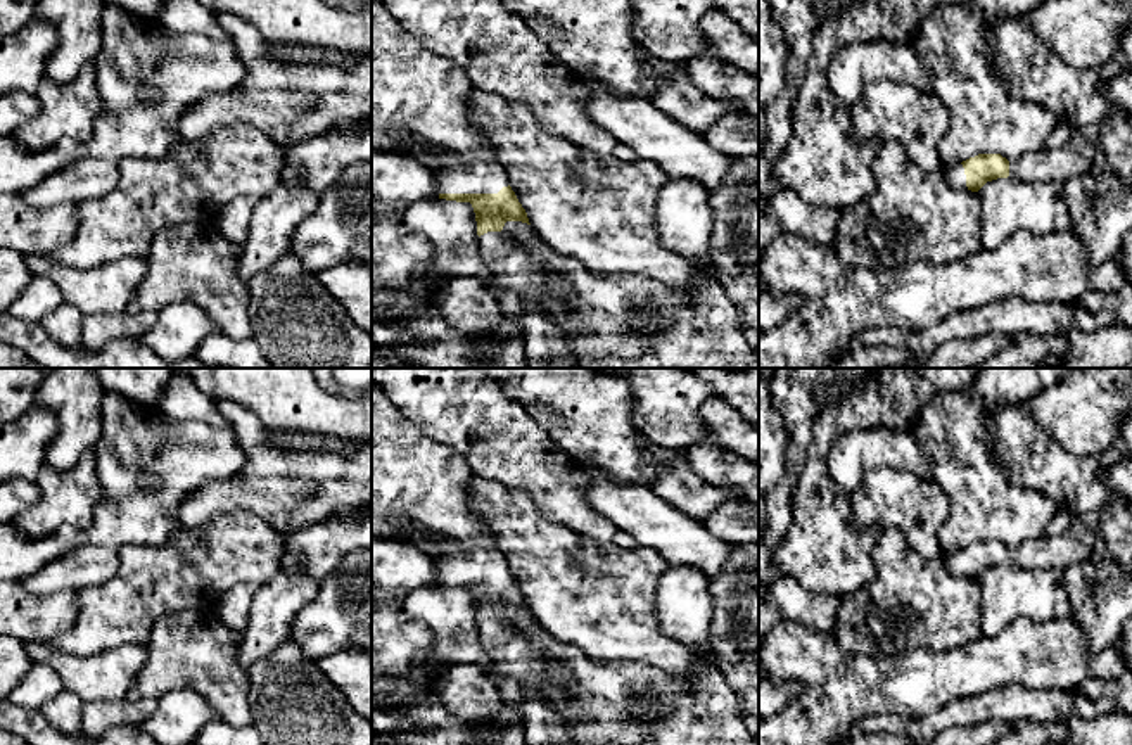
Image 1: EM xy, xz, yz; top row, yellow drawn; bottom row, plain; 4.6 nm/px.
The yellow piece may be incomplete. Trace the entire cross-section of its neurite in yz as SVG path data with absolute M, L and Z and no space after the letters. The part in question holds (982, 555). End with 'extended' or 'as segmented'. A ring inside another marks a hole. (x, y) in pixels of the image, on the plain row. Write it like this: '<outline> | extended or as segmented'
M1073 517L1072 525L1059 536L1028 539L1014 548L1001 541L978 541L963 550L945 551L945 569L971 579L978 579L987 569L1008 564L1027 570L1065 570L1094 553L1096 538L1097 527L1092 519Z | extended

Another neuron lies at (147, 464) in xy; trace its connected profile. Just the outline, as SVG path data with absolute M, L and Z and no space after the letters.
M112 391L104 392L100 415L102 432L93 453L102 500L95 506L93 522L85 529L64 525L41 539L26 536L12 522L0 522L0 583L33 576L79 546L164 546L185 531L178 517L183 500L211 482L237 475L247 460L232 430L173 420Z

